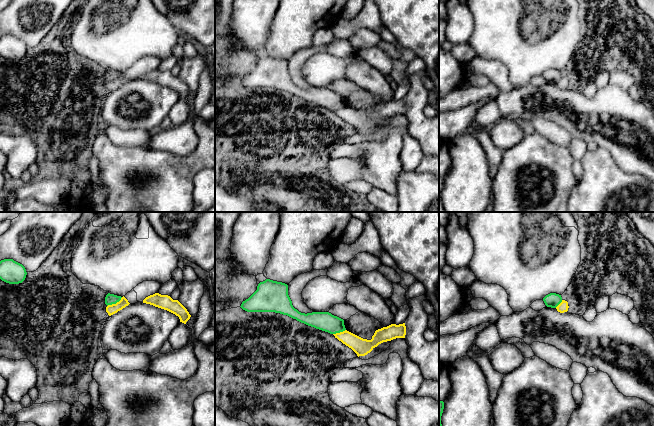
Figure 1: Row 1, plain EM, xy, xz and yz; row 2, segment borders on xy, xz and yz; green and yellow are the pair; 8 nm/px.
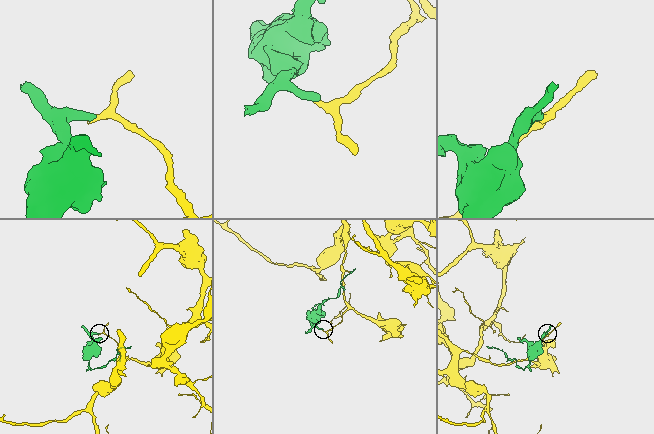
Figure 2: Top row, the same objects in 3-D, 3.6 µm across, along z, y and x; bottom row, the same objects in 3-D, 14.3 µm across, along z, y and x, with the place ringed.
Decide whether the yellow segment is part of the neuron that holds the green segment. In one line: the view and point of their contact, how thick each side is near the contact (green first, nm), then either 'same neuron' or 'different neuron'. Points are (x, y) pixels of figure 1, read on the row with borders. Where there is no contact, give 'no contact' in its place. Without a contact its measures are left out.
meets green in xy at (114, 303); 90 nm thick on the green side, 80 nm on the other; different neuron

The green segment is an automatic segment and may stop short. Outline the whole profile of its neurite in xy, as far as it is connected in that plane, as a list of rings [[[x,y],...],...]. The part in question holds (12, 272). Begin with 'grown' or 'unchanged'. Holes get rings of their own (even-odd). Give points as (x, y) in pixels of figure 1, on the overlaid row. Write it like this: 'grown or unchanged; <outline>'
unchanged; [[[13,259],[0,261],[0,279],[9,284],[22,283],[26,278],[25,267]]]

